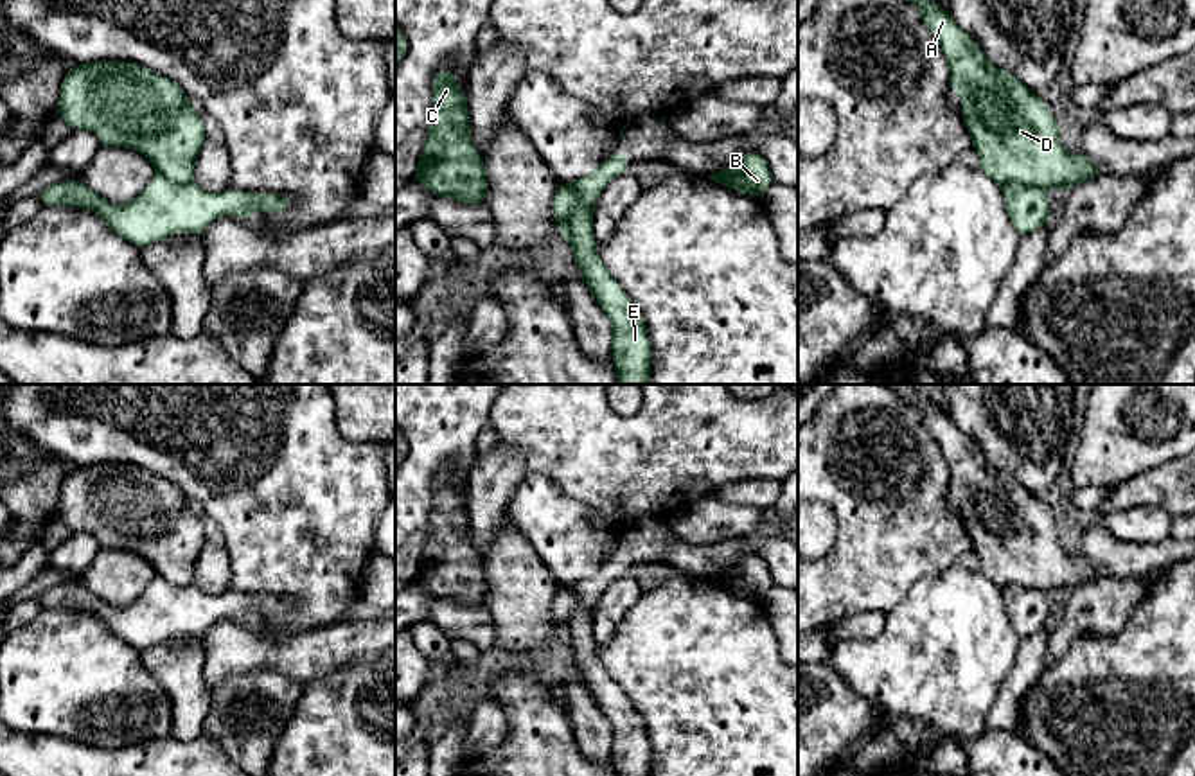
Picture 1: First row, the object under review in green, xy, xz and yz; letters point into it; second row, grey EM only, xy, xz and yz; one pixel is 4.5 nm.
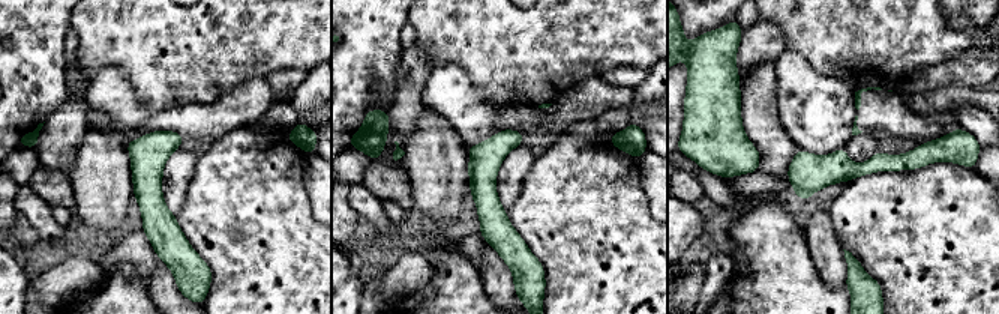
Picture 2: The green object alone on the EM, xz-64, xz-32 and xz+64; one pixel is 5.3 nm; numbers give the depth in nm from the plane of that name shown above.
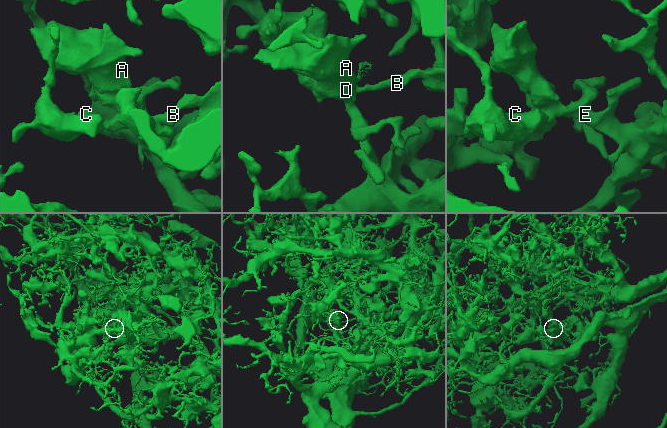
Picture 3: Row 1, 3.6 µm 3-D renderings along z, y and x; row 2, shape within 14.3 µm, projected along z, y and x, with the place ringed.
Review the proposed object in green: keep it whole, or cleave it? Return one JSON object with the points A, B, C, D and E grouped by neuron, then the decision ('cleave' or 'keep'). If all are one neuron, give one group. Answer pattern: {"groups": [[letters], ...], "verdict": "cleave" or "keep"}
{"groups": [["A", "B", "C", "D", "E"]], "verdict": "keep"}

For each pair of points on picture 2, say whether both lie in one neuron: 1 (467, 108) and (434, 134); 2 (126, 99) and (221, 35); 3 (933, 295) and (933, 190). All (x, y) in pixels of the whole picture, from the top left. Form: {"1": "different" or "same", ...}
{"1": "different", "2": "different", "3": "same"}

